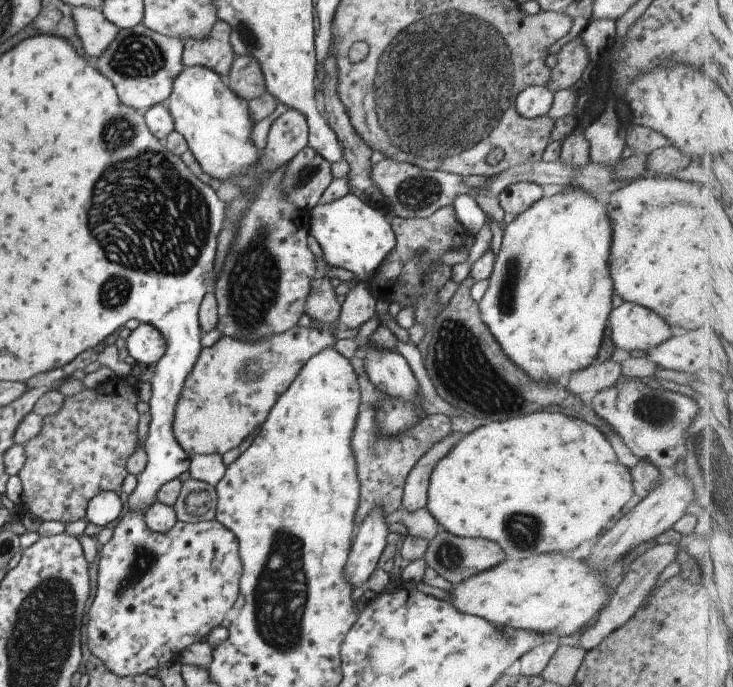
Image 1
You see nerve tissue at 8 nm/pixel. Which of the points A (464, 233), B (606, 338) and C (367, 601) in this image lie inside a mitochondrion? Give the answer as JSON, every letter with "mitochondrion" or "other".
{"A":"other","B":"other","C":"other"}

